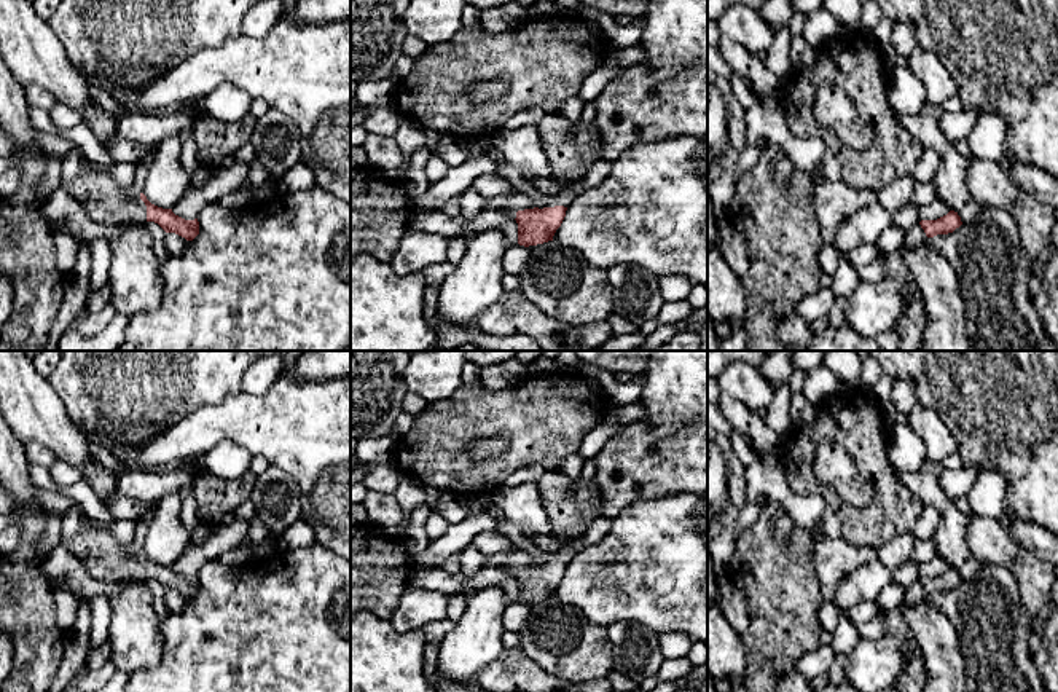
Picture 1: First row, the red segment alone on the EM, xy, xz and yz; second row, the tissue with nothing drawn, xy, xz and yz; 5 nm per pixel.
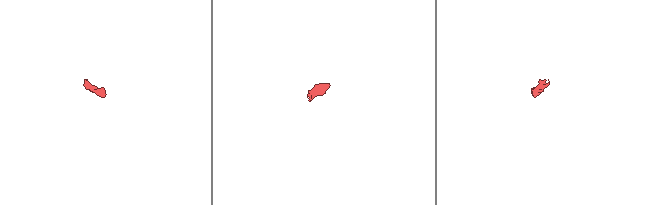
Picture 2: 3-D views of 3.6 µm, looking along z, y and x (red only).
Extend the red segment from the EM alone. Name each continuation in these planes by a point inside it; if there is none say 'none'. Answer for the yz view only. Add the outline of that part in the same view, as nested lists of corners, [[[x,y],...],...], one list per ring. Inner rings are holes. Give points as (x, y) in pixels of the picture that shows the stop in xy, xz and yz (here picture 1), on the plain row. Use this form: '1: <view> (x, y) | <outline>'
1: yz (916, 593) | [[[919,580],[911,584],[907,592],[907,600],[910,604],[918,604],[921,601],[926,601],[926,596],[927,596],[927,593]]]

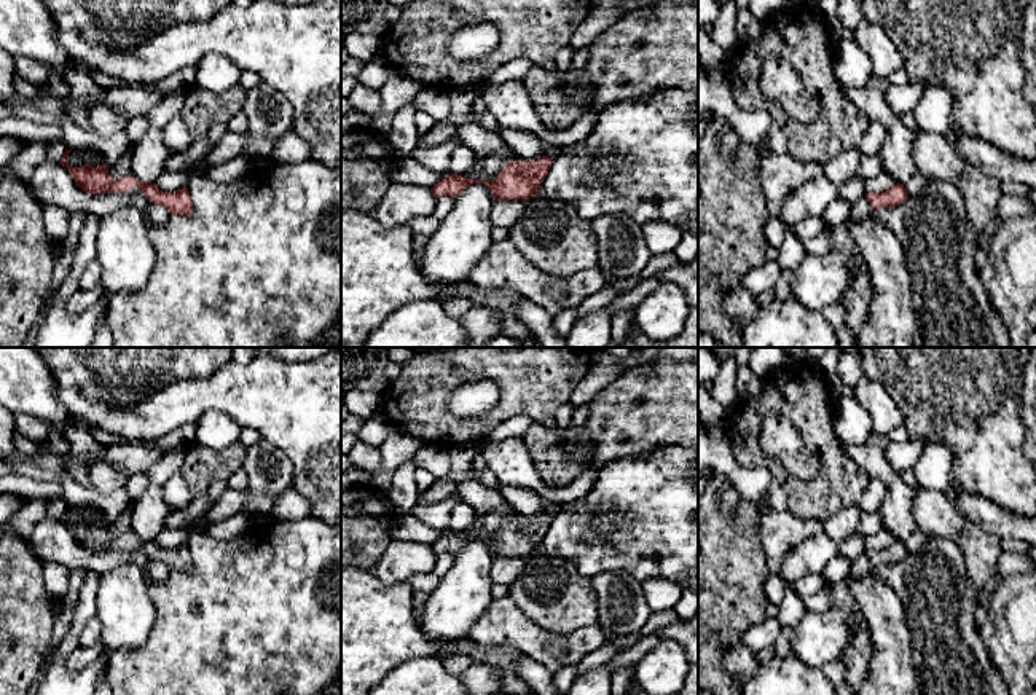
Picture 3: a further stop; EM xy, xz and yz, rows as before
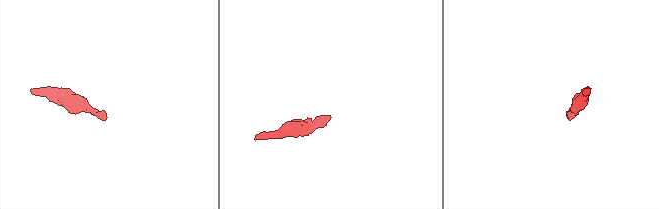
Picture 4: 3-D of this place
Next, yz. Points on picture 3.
1: yz (863, 566) | [[[865,553],[857,556],[853,564],[853,572],[856,577],[864,577],[867,574],[872,574],[872,569],[873,569],[873,566]]]

